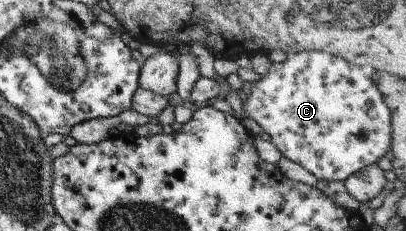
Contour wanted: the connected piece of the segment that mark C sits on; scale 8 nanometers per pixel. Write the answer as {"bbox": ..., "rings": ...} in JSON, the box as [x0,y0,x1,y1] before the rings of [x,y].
{"bbox":[242,51,390,181],"rings":[[[299,51],[289,54],[282,63],[271,63],[268,71],[252,83],[242,104],[246,117],[262,129],[282,157],[298,163],[317,180],[344,181],[363,167],[376,164],[390,151],[390,114],[382,95],[374,85],[373,74],[330,53]]]}

